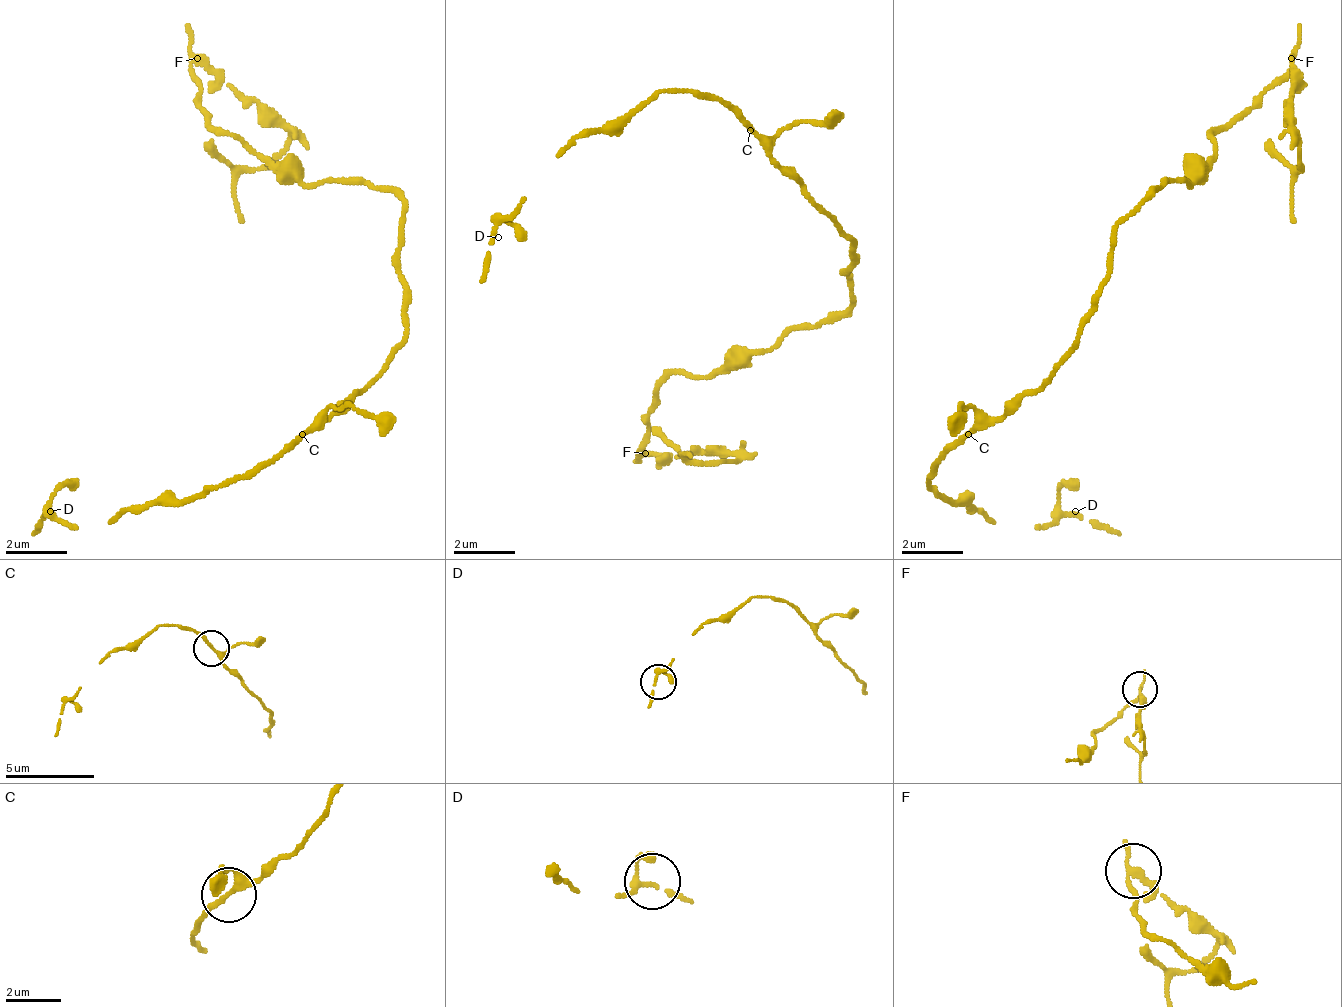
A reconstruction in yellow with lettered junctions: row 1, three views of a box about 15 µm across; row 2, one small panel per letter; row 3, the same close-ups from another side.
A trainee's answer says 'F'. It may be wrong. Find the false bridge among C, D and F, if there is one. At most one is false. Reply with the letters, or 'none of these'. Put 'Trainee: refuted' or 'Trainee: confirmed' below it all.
F
Trainee: confirmed

